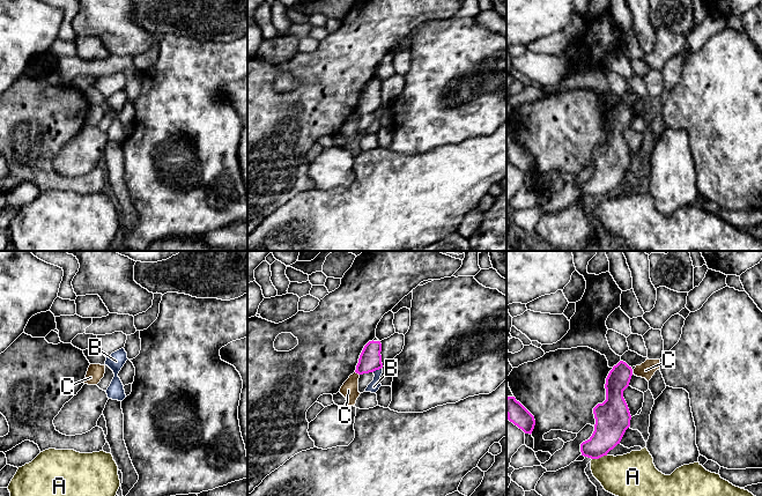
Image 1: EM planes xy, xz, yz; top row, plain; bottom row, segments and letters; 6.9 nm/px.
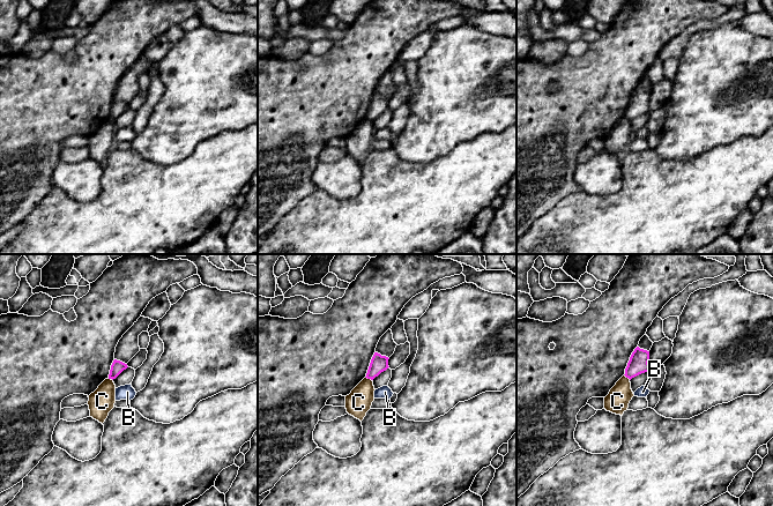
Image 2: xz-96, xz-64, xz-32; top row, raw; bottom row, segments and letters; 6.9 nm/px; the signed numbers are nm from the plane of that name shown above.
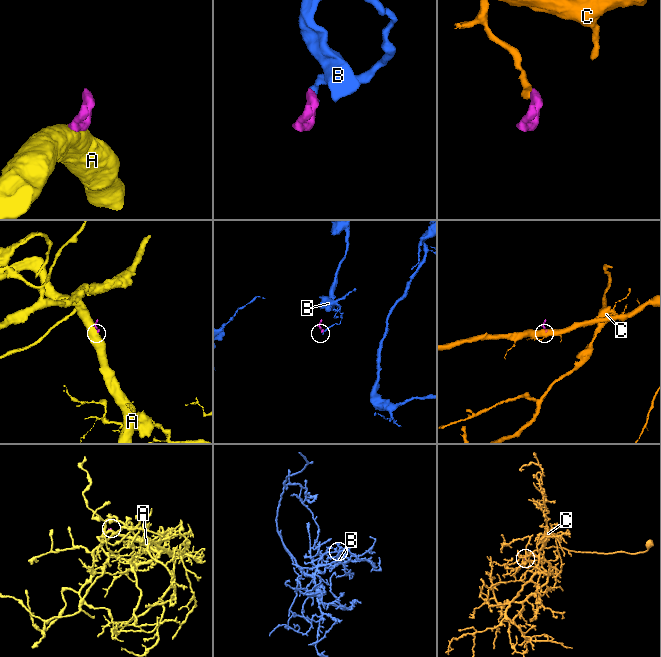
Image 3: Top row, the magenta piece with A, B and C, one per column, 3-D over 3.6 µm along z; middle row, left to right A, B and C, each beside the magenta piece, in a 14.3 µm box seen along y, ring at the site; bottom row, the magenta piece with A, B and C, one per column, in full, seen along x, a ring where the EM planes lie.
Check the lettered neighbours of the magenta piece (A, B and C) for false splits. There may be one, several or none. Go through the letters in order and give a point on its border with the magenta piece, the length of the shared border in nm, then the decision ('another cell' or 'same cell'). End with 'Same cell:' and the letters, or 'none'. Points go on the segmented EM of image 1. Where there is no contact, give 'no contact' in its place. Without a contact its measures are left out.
A: meets magenta in yz at (599, 457); contact 110 nm long; another cell
B: meets magenta in xz at (376, 369); contact 70 nm long; another cell
C: meets magenta in xz at (357, 372); contact 40 nm long; another cell
Same cell: none

